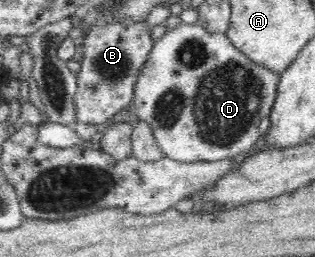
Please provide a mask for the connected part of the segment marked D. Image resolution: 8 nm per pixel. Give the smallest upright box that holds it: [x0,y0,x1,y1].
[133,23,282,163]

